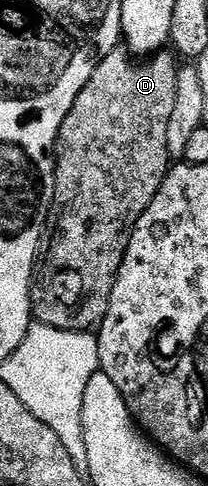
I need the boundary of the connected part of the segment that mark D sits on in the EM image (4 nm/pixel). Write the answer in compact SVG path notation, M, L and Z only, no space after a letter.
M116 51L110 53L108 57L102 58L99 66L93 71L89 83L85 83L81 95L77 95L69 115L65 115L65 123L61 123L59 141L55 145L55 198L51 204L49 236L44 240L39 250L35 262L35 275L31 283L31 312L38 324L81 333L94 330L102 325L105 315L109 311L109 299L113 295L113 283L115 282L115 276L119 273L121 263L125 259L131 230L141 219L141 215L147 210L149 203L153 203L161 183L167 178L167 170L173 164L169 149L166 146L166 140L168 138L169 119L172 118L173 107L177 103L177 75L181 65L179 61L178 63L175 62L177 57L174 52L167 52L160 51L150 59L136 59L130 52Z

